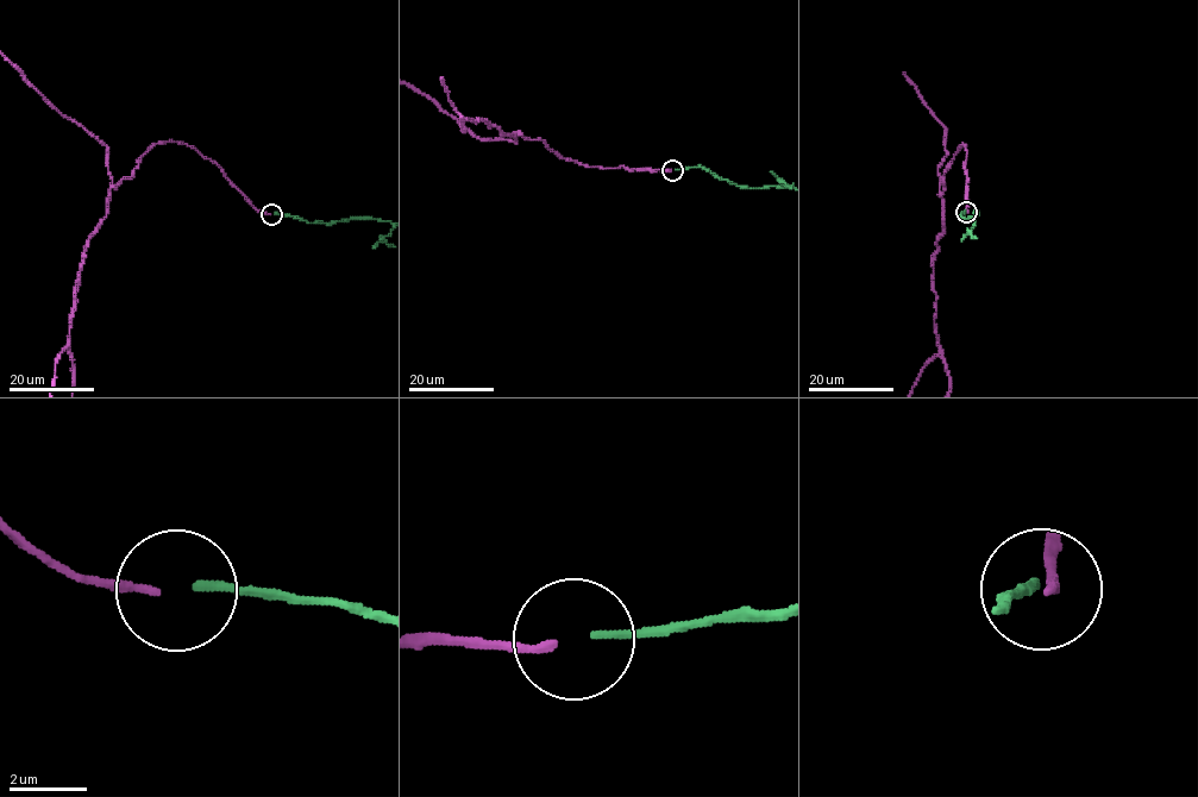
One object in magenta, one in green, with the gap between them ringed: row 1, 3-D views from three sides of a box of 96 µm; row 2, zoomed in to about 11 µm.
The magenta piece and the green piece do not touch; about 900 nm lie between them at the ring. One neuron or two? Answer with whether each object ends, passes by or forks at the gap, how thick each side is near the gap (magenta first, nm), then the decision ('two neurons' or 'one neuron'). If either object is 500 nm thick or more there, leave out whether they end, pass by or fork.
magenta ends there; green ends there; 200 nm thick on the magenta side, 200 nm on the other; one neuron

